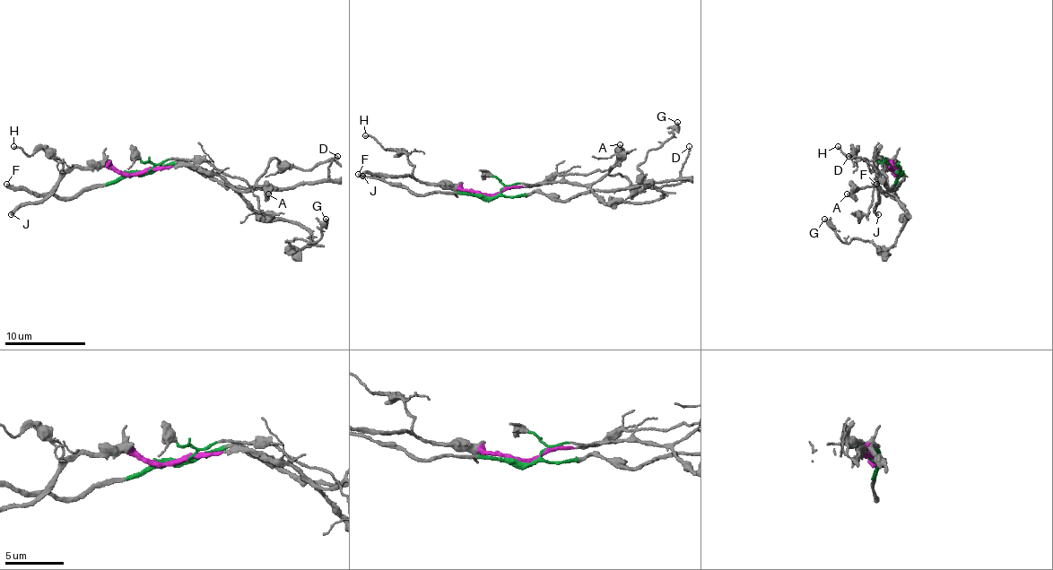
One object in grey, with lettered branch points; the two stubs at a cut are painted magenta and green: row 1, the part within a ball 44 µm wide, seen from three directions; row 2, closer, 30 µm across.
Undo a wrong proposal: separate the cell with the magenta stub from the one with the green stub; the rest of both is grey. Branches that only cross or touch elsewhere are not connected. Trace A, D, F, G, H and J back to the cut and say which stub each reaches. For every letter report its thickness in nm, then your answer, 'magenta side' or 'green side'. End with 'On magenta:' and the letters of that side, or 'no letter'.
A: 400 nm thick; magenta side
D: 140 nm thick; green side
F: 280 nm thick; green side
G: 320 nm thick; magenta side
H: 180 nm thick; magenta side
J: 280 nm thick; magenta side
On magenta: A, G, H, J

